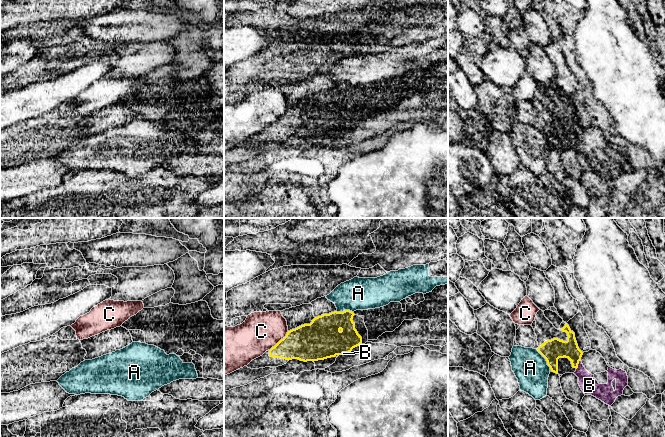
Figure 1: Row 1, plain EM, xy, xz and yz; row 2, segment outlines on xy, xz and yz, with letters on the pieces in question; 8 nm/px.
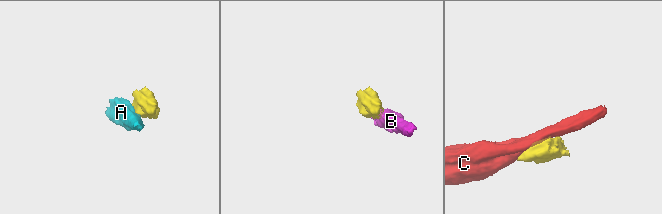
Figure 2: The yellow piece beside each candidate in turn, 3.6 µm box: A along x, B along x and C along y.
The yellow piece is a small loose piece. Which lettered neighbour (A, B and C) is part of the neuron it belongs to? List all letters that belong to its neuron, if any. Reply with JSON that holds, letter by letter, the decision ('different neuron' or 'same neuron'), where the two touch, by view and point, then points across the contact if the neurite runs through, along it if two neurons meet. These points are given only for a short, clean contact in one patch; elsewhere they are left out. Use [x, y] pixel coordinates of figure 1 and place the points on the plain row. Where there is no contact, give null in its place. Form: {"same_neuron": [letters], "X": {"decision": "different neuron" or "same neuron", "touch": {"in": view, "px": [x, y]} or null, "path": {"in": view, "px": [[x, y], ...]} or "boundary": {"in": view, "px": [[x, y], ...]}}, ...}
{"same_neuron": [], "A": {"decision": "different neuron", "touch": {"in": "yz", "px": [545, 134]}, "boundary": {"in": "yz", "px": [[536, 125], [550, 144]]}}, "B": {"decision": "different neuron", "touch": {"in": "yz", "px": [578, 139]}}, "C": {"decision": "different neuron", "touch": {"in": "xz", "px": [280, 116]}}}

